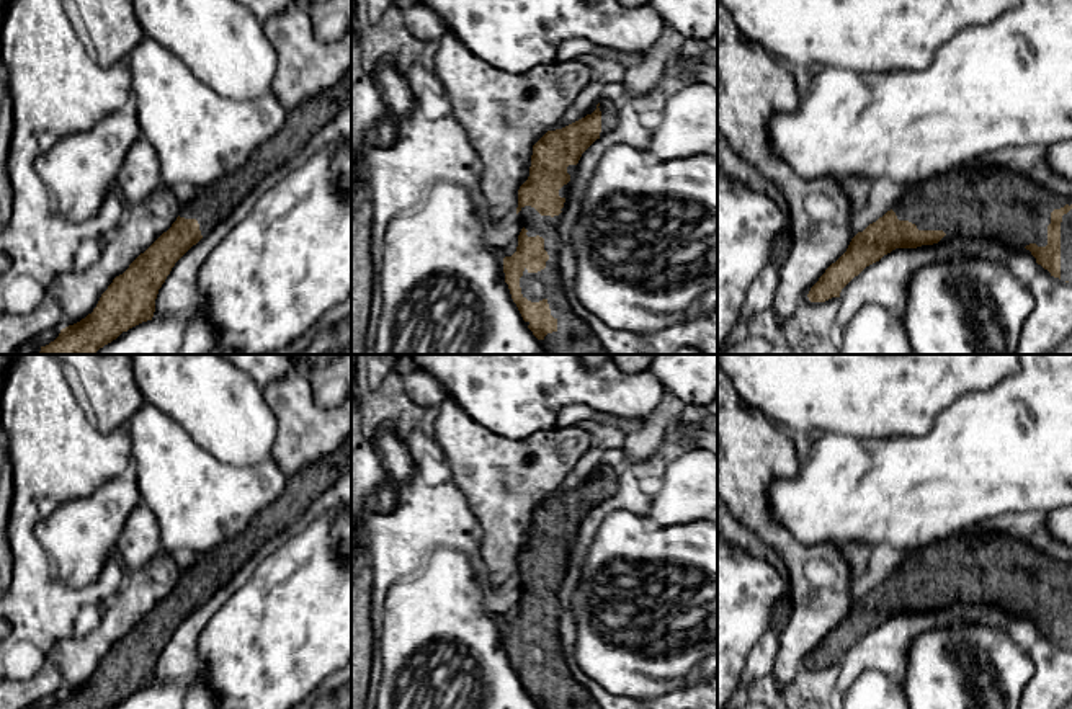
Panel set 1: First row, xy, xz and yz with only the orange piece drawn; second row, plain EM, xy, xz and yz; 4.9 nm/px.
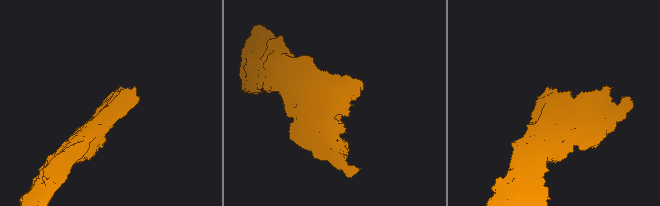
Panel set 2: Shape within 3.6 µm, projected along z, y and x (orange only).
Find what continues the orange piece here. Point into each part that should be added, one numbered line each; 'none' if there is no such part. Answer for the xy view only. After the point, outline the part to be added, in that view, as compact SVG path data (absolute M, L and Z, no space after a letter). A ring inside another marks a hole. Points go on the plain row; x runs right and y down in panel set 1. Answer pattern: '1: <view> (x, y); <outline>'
1: xy (214, 567); M351 436L337 453L289 477L283 493L255 516L243 539L230 539L208 552L201 552L193 567L180 572L178 582L196 585L201 601L206 603L219 586L232 578L243 554L255 552L273 529L284 531L297 516L306 513L315 498L335 484L350 464Z

